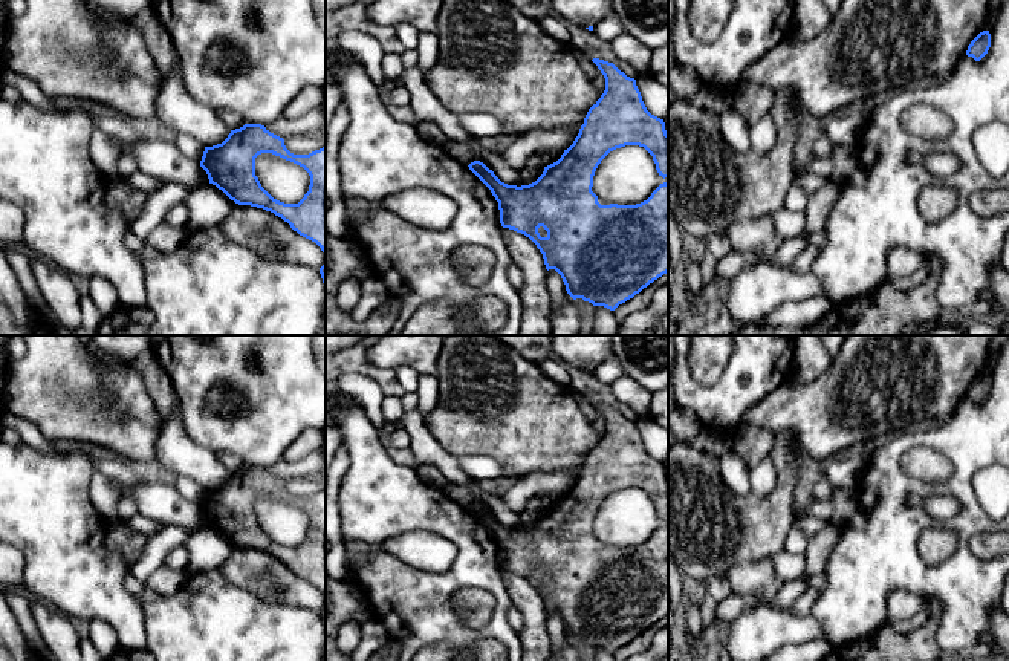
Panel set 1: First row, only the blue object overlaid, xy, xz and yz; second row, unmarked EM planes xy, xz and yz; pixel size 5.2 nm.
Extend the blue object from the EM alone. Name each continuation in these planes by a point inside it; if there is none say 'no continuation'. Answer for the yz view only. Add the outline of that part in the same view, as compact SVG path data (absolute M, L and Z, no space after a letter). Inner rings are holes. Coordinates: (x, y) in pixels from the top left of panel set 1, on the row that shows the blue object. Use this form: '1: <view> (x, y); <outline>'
no continuation

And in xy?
no continuation

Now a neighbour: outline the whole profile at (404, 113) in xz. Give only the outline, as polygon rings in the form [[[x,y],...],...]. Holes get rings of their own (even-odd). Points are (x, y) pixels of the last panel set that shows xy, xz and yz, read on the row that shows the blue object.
[[[381,90],[381,98],[385,103],[385,107],[388,109],[388,112],[393,115],[393,118],[396,118],[397,121],[402,121],[402,122],[410,122],[414,125],[417,124],[410,104],[407,104],[407,106],[391,104],[388,99],[388,92],[385,92],[385,90]]]

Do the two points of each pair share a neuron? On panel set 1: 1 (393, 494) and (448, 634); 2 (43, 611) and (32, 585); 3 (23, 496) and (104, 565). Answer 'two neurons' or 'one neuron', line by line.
1: one neuron
2: two neurons
3: one neuron

